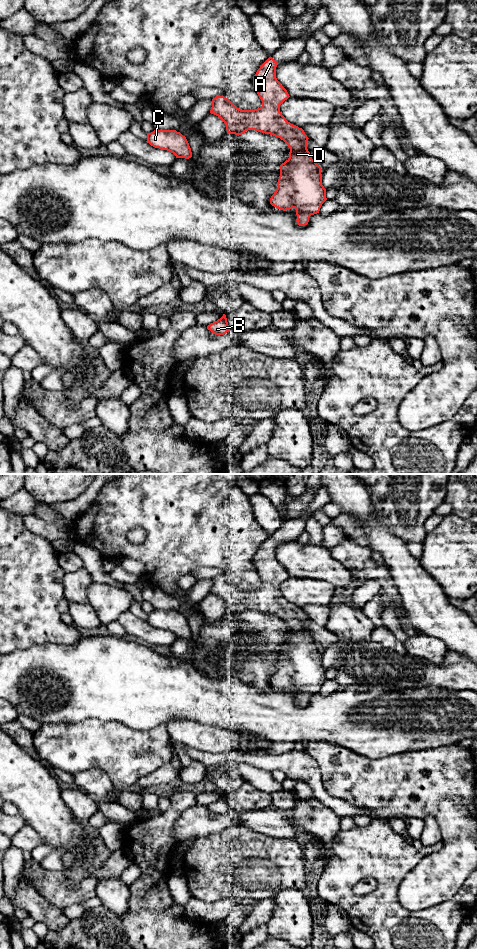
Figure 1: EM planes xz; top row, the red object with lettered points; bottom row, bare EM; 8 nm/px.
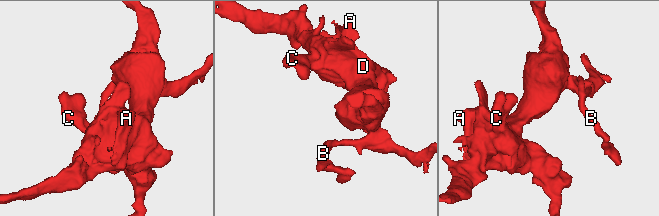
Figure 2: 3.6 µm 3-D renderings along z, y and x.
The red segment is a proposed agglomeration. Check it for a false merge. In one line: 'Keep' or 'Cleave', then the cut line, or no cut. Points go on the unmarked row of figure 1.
Keep. No split

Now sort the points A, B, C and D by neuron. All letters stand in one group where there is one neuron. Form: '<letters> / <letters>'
A B C D

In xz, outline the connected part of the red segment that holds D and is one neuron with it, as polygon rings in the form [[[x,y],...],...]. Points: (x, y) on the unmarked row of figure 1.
[[[269,537],[253,557],[253,566],[262,581],[260,588],[241,590],[230,579],[216,576],[210,593],[225,603],[227,613],[239,616],[255,610],[278,617],[288,625],[289,638],[280,645],[278,667],[270,684],[283,691],[295,688],[297,704],[305,706],[327,680],[326,669],[322,665],[321,647],[307,629],[309,618],[280,592],[280,585],[290,576],[276,558],[278,544]]]

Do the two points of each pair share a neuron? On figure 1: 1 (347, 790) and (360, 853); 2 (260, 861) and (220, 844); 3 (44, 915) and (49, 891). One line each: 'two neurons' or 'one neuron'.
1: two neurons
2: one neuron
3: two neurons

